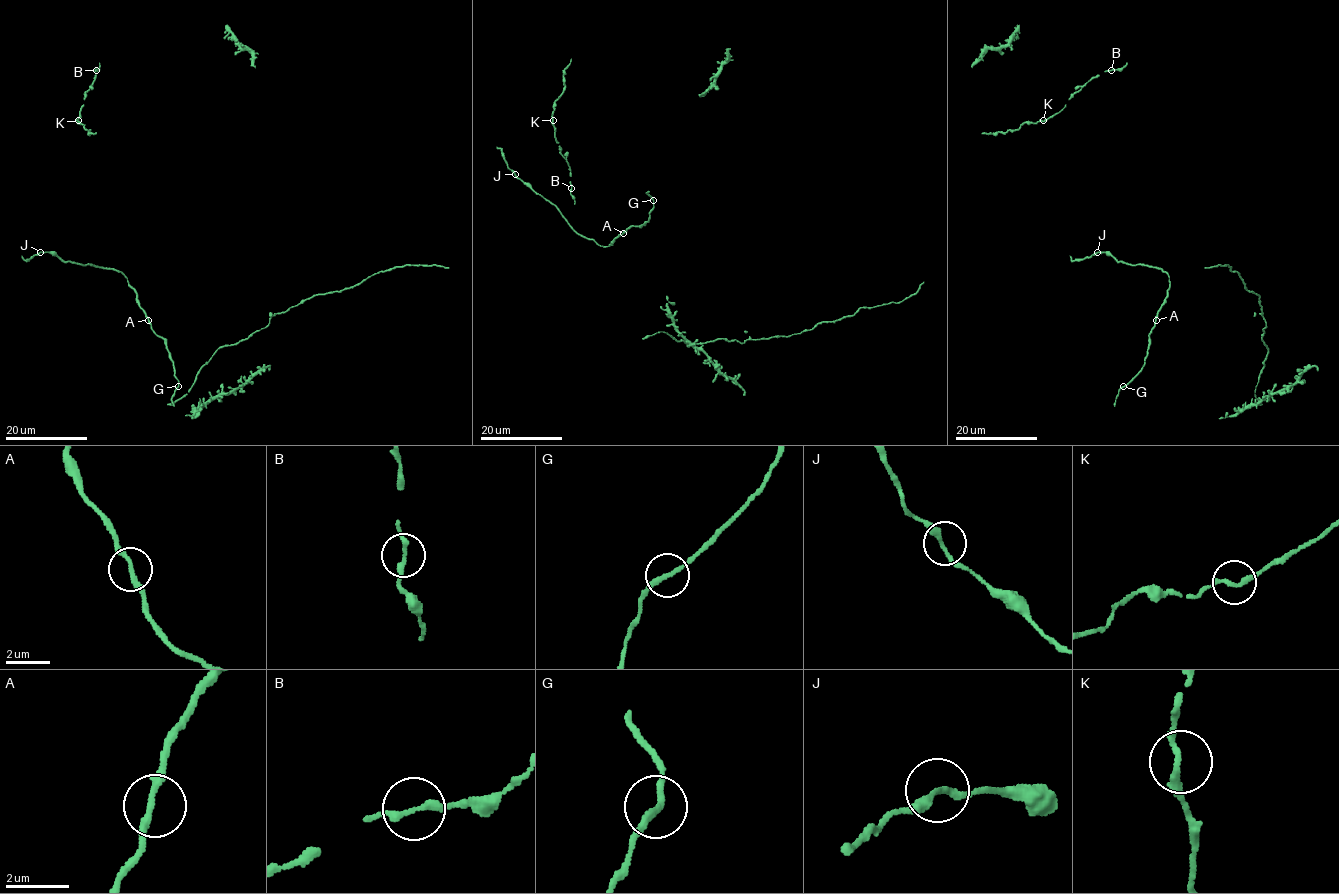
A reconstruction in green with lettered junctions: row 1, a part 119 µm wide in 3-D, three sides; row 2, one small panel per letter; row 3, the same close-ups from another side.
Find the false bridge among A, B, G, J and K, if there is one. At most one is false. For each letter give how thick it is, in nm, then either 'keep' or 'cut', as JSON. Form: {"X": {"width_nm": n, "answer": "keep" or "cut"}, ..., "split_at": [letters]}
{"A": {"width_nm": 220, "answer": "keep"}, "B": {"width_nm": 240, "answer": "keep"}, "G": {"width_nm": 200, "answer": "keep"}, "J": {"width_nm": 240, "answer": "keep"}, "K": {"width_nm": 220, "answer": "keep"}, "split_at": []}

